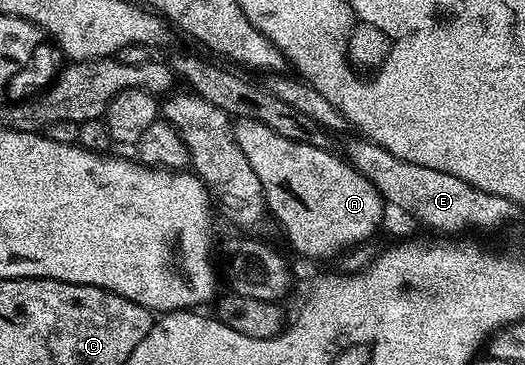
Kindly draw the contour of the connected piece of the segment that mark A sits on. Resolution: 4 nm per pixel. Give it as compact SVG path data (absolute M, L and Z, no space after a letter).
M240 118L234 124L233 134L247 155L247 163L259 175L259 183L265 193L264 204L268 212L285 228L289 241L305 257L333 257L360 241L365 241L381 225L381 216L387 212L385 200L358 169L353 168L344 156L328 153L328 148L309 145L306 141L292 141L259 123L255 119Z

